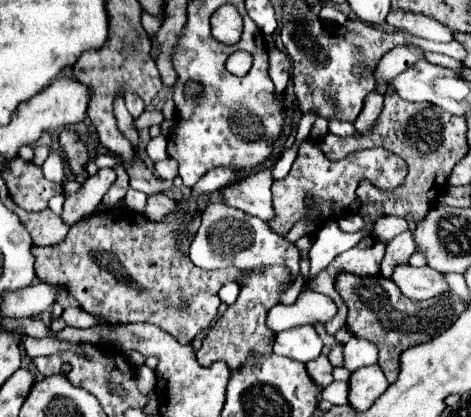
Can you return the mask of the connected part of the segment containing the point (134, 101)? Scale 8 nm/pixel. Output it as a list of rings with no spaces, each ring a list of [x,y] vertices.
[[[128,92],[124,95],[124,99],[128,112],[132,114],[132,118],[138,118],[138,116],[144,112],[144,102],[142,102],[140,96]]]

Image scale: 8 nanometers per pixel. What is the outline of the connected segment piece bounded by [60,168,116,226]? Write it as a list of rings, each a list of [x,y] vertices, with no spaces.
[[[100,168],[92,178],[88,178],[88,184],[84,184],[76,194],[66,198],[60,218],[72,226],[80,218],[96,212],[102,196],[108,192],[114,180],[116,180],[116,172],[112,168]]]

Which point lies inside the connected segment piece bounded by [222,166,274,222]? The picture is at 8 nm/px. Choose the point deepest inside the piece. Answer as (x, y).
(253, 195)

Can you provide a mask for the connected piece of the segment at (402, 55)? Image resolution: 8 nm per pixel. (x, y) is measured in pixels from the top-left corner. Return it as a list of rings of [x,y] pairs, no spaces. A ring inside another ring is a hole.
[[[416,46],[394,48],[392,52],[384,54],[384,58],[380,60],[380,64],[378,64],[380,78],[376,78],[376,84],[384,86],[384,80],[390,80],[392,76],[398,76],[400,72],[410,68],[418,60],[424,60],[424,50],[422,48],[416,48]]]

